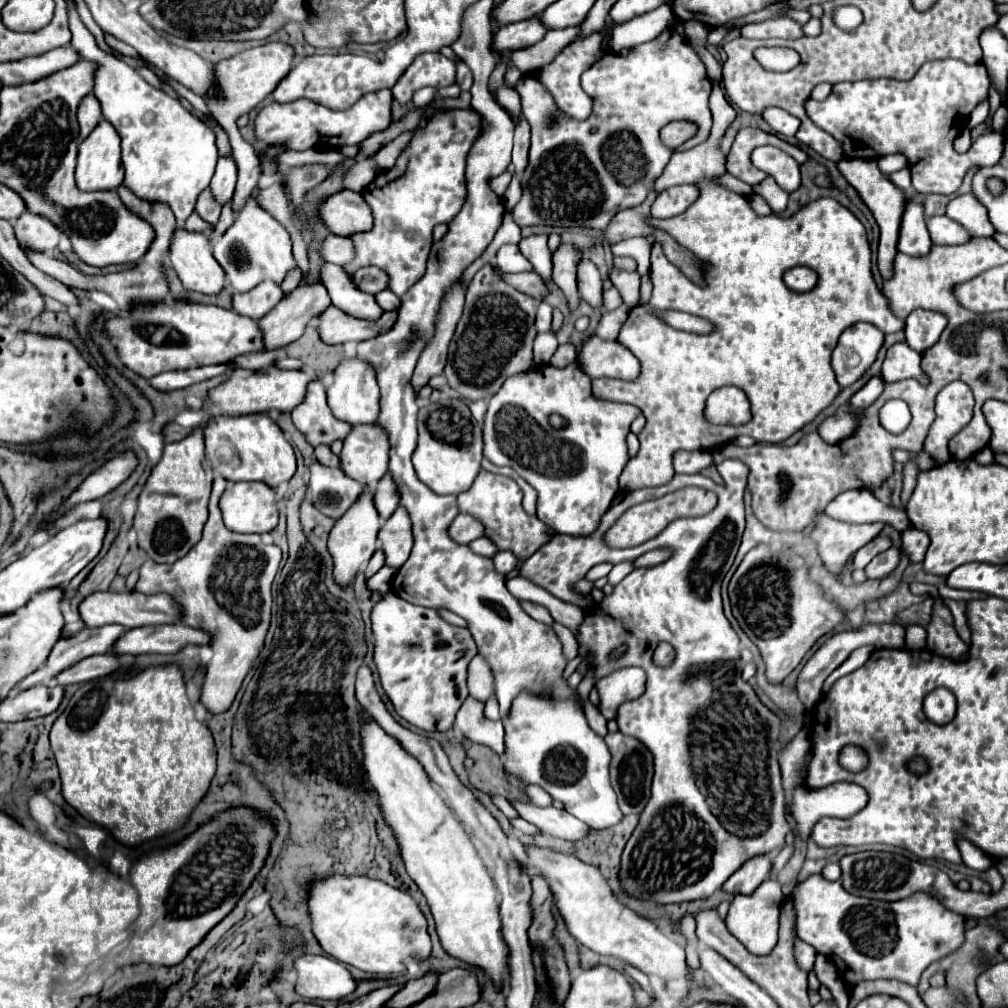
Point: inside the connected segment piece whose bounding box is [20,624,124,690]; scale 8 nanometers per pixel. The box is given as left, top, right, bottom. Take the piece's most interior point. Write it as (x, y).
(88, 642)

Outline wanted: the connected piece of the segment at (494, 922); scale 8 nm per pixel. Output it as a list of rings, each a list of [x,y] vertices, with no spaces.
[[[376,722],[362,728],[362,752],[364,770],[378,794],[384,820],[396,832],[410,878],[428,900],[444,950],[466,964],[484,968],[500,984],[506,974],[508,948],[500,934],[498,892],[470,836],[432,788],[418,760],[402,750]]]

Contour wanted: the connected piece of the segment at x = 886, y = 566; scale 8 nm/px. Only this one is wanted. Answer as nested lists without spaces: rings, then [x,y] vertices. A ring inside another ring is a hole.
[[[889,548],[888,550],[874,556],[872,562],[864,568],[866,576],[868,578],[876,578],[876,580],[882,580],[886,576],[890,576],[896,566],[900,564],[901,551],[897,548]]]

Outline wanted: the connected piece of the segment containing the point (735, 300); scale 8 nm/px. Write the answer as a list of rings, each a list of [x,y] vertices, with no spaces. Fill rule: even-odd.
[[[715,83],[713,86],[709,97],[709,108],[713,117],[713,126],[710,135],[708,136],[708,140],[702,142],[700,146],[688,150],[688,152],[676,152],[676,154],[672,156],[670,164],[666,166],[666,172],[664,172],[664,174],[656,180],[656,184],[654,184],[654,192],[656,192],[656,194],[660,194],[664,188],[670,188],[670,184],[694,184],[694,186],[698,186],[698,190],[700,190],[698,200],[696,200],[686,212],[682,212],[682,214],[678,214],[678,216],[674,216],[674,218],[666,218],[666,220],[656,220],[656,218],[654,218],[654,220],[652,220],[654,228],[664,230],[666,234],[670,234],[682,248],[690,250],[698,260],[702,260],[702,262],[706,264],[706,266],[704,266],[704,282],[706,282],[706,286],[698,286],[698,284],[694,284],[690,278],[686,278],[674,264],[668,262],[668,258],[662,254],[660,248],[652,250],[652,256],[650,256],[650,280],[652,280],[654,290],[652,290],[650,304],[648,304],[648,306],[634,306],[634,308],[630,310],[628,320],[624,322],[624,326],[622,326],[618,338],[616,338],[618,344],[622,344],[624,348],[628,348],[628,350],[638,358],[638,362],[640,362],[640,376],[638,376],[636,380],[632,380],[632,382],[608,378],[594,379],[591,382],[592,394],[594,394],[596,398],[610,400],[610,402],[628,402],[628,404],[634,404],[634,406],[638,406],[638,408],[644,412],[644,416],[646,416],[646,430],[642,430],[642,432],[638,434],[638,438],[640,438],[640,452],[638,452],[636,458],[628,460],[628,464],[624,466],[624,470],[622,470],[622,474],[620,474],[620,490],[624,490],[624,492],[630,492],[630,490],[636,490],[636,488],[650,488],[650,486],[662,486],[662,484],[666,484],[666,482],[674,476],[674,470],[672,470],[672,456],[674,456],[674,452],[678,452],[678,450],[704,450],[704,452],[716,452],[716,450],[720,450],[722,446],[726,446],[728,442],[732,442],[732,440],[734,440],[736,436],[740,436],[740,434],[748,434],[748,436],[756,438],[758,442],[770,442],[770,444],[784,442],[784,440],[790,438],[794,432],[798,432],[798,430],[804,428],[808,422],[812,422],[812,420],[814,420],[824,408],[828,408],[828,406],[834,402],[834,398],[838,396],[840,384],[836,382],[836,374],[834,374],[834,370],[832,370],[830,356],[832,356],[832,350],[836,348],[838,336],[840,336],[848,326],[852,326],[852,324],[856,324],[856,322],[872,322],[876,328],[882,328],[884,334],[898,332],[898,330],[904,328],[904,320],[900,320],[900,318],[890,310],[888,300],[884,300],[884,294],[880,292],[880,288],[876,286],[876,282],[874,282],[874,278],[872,278],[872,270],[870,270],[870,246],[868,246],[868,240],[866,240],[866,230],[864,230],[864,226],[860,224],[860,220],[858,220],[848,208],[844,208],[842,204],[838,204],[834,198],[820,198],[820,200],[816,200],[816,202],[810,202],[810,204],[804,206],[802,210],[798,210],[792,218],[758,216],[758,214],[750,208],[748,200],[746,200],[742,194],[736,194],[736,192],[724,188],[722,184],[719,184],[716,181],[716,178],[727,172],[725,166],[726,154],[721,151],[720,144],[727,128],[734,121],[737,113],[728,103],[725,92],[721,89],[719,83]],[[800,264],[812,268],[812,270],[818,274],[818,286],[814,286],[810,292],[804,292],[804,294],[794,292],[794,290],[786,288],[786,284],[782,284],[782,274],[786,272],[786,268],[800,266]],[[652,308],[658,308],[658,310],[680,310],[680,312],[688,312],[688,314],[694,314],[694,316],[700,316],[700,318],[710,320],[716,328],[714,328],[714,332],[706,334],[706,336],[680,332],[680,330],[670,328],[670,326],[664,324],[662,320],[658,320],[658,318],[652,314]],[[728,384],[738,386],[740,390],[744,390],[746,396],[748,396],[748,400],[750,400],[750,404],[752,404],[752,420],[750,420],[748,424],[744,424],[744,426],[716,426],[716,424],[710,424],[710,422],[706,420],[706,416],[704,416],[706,398],[708,398],[716,388],[728,386]]]

